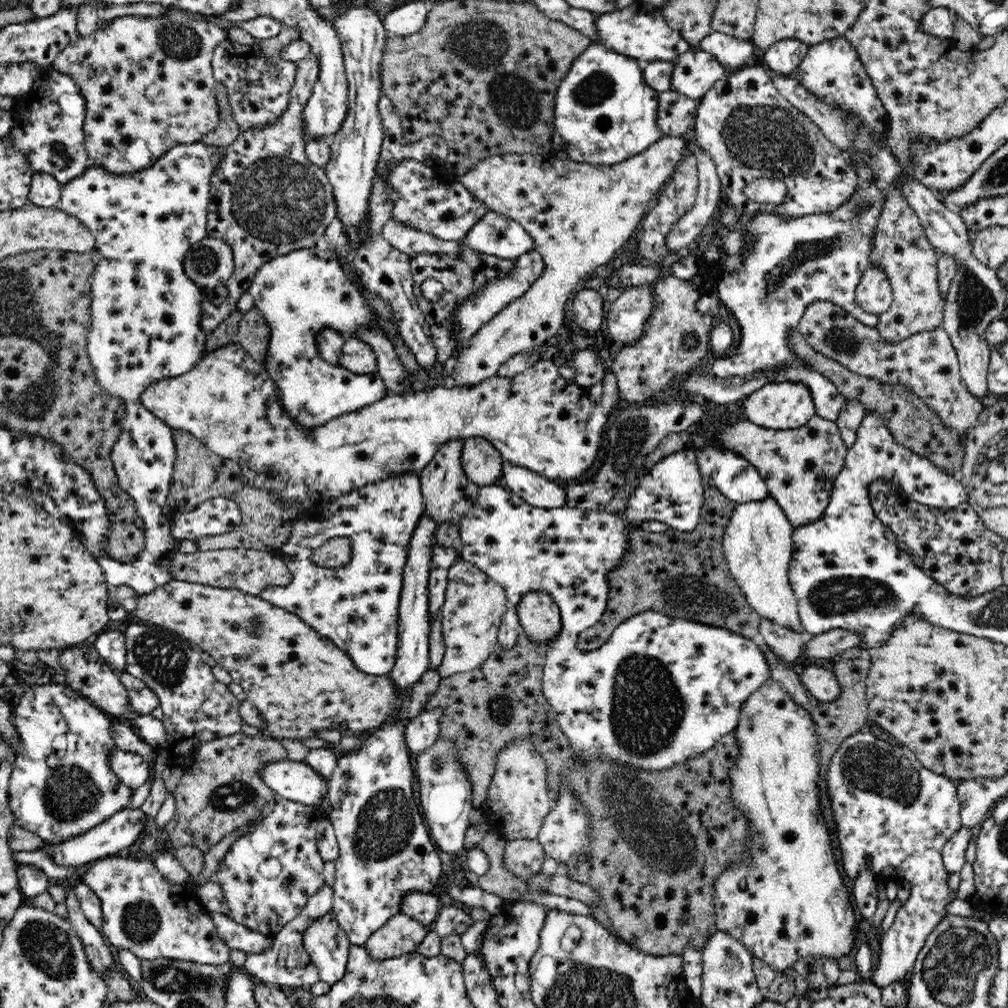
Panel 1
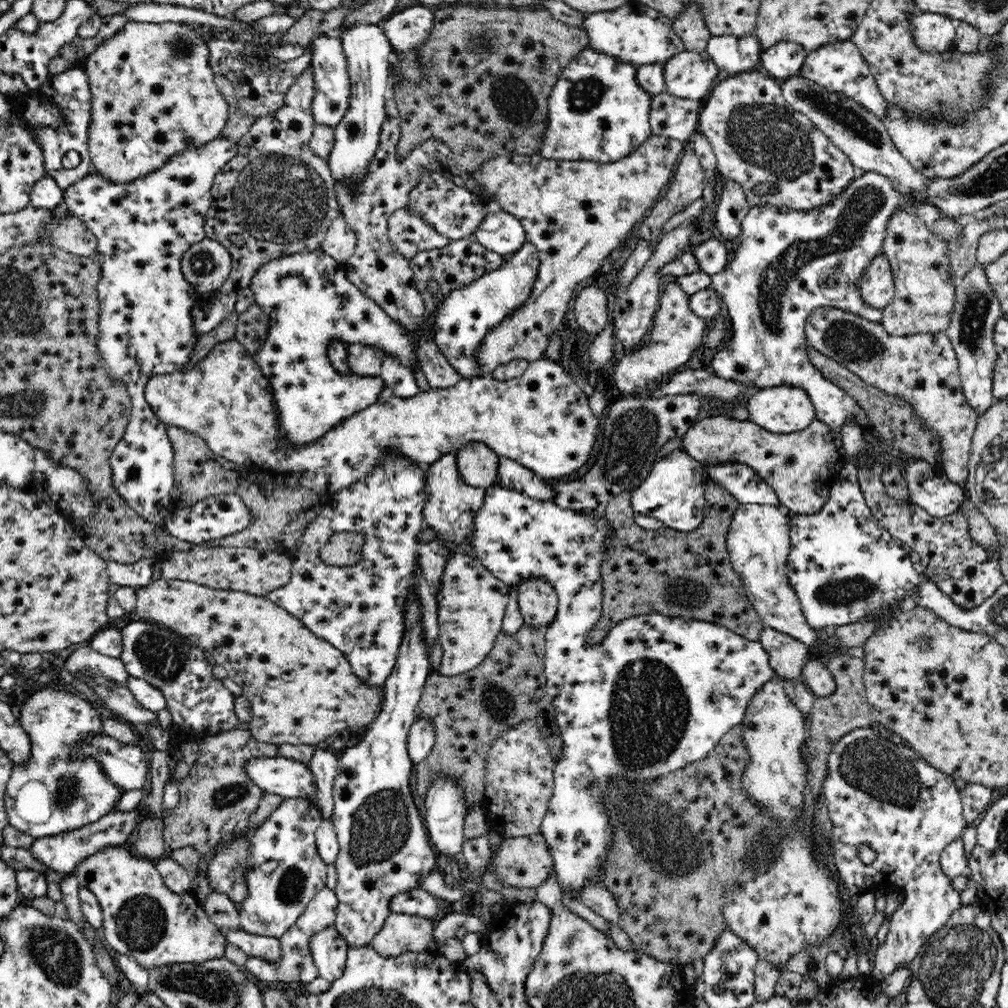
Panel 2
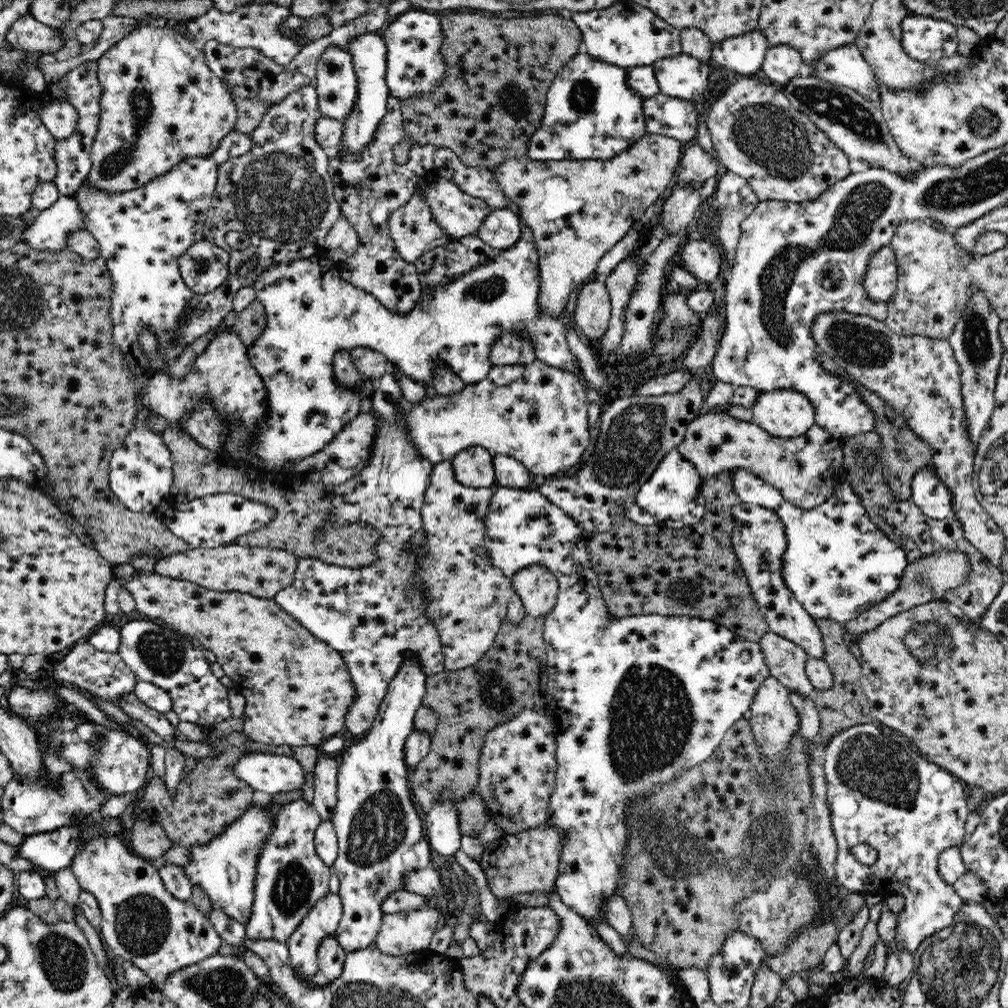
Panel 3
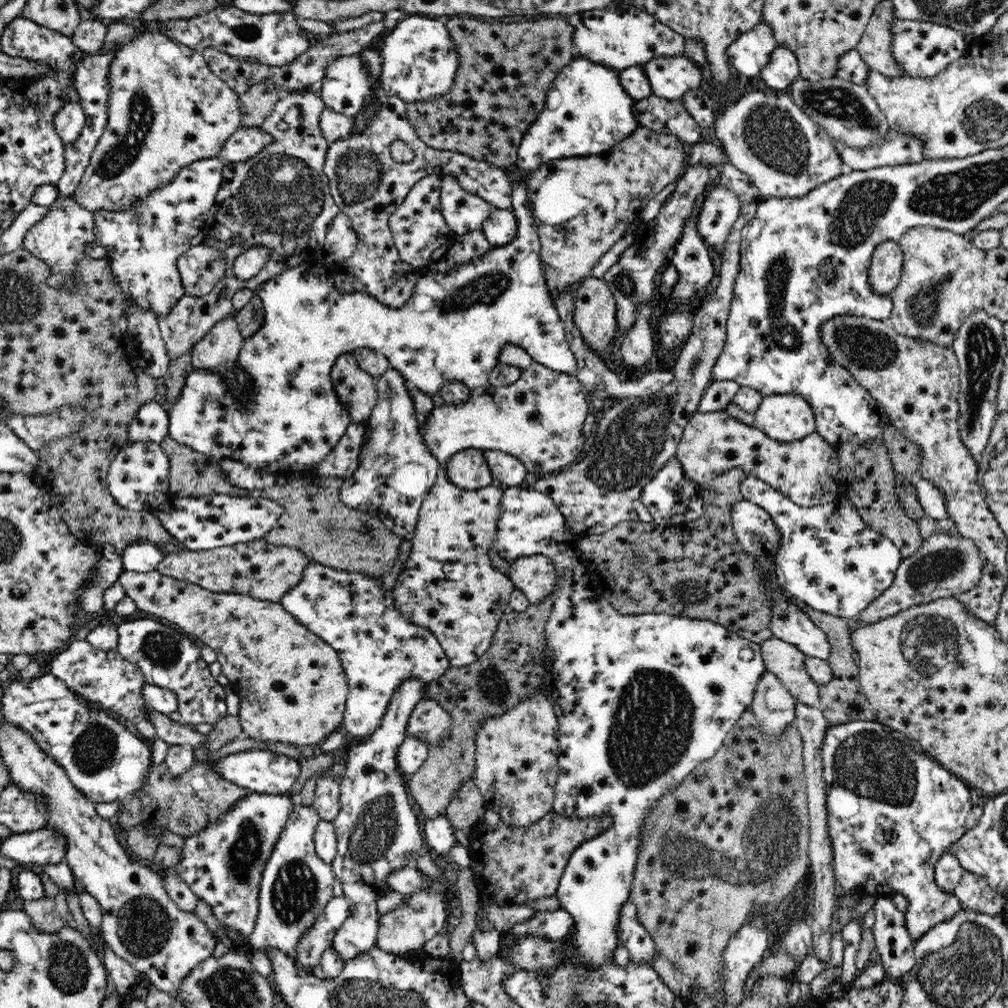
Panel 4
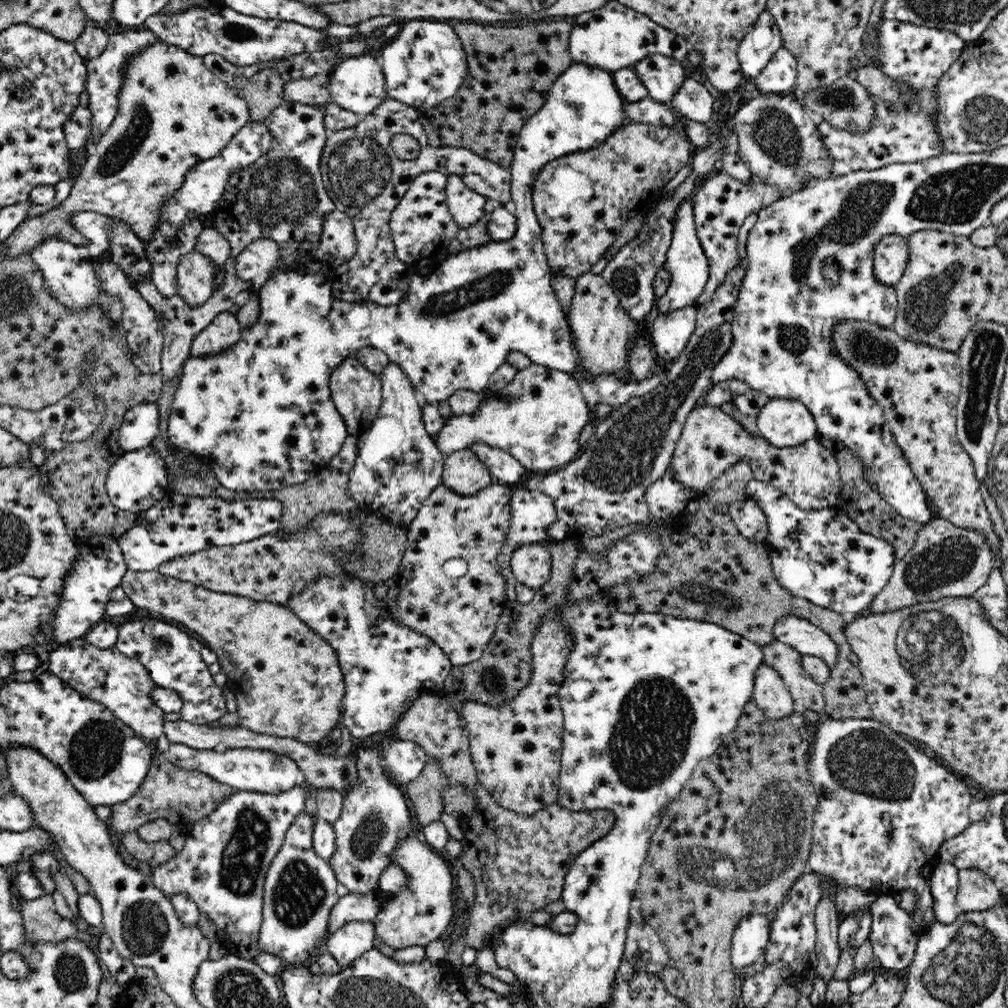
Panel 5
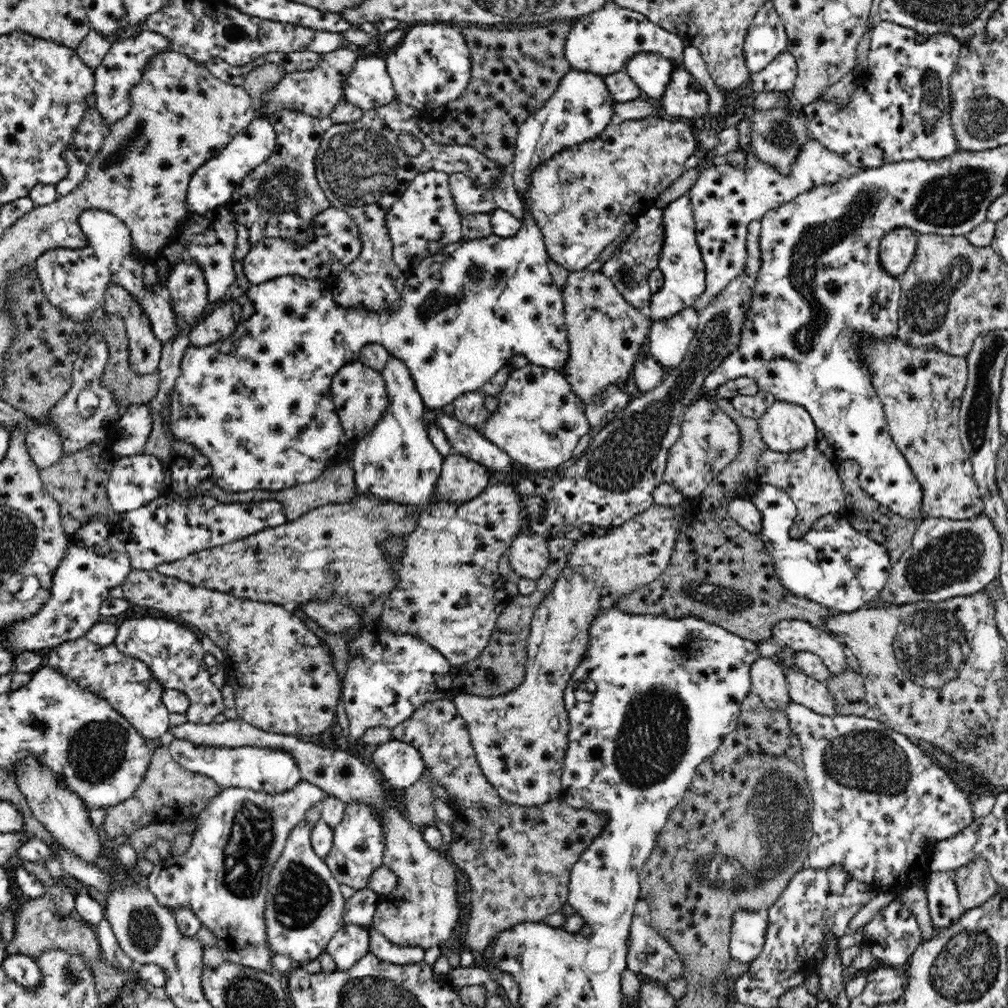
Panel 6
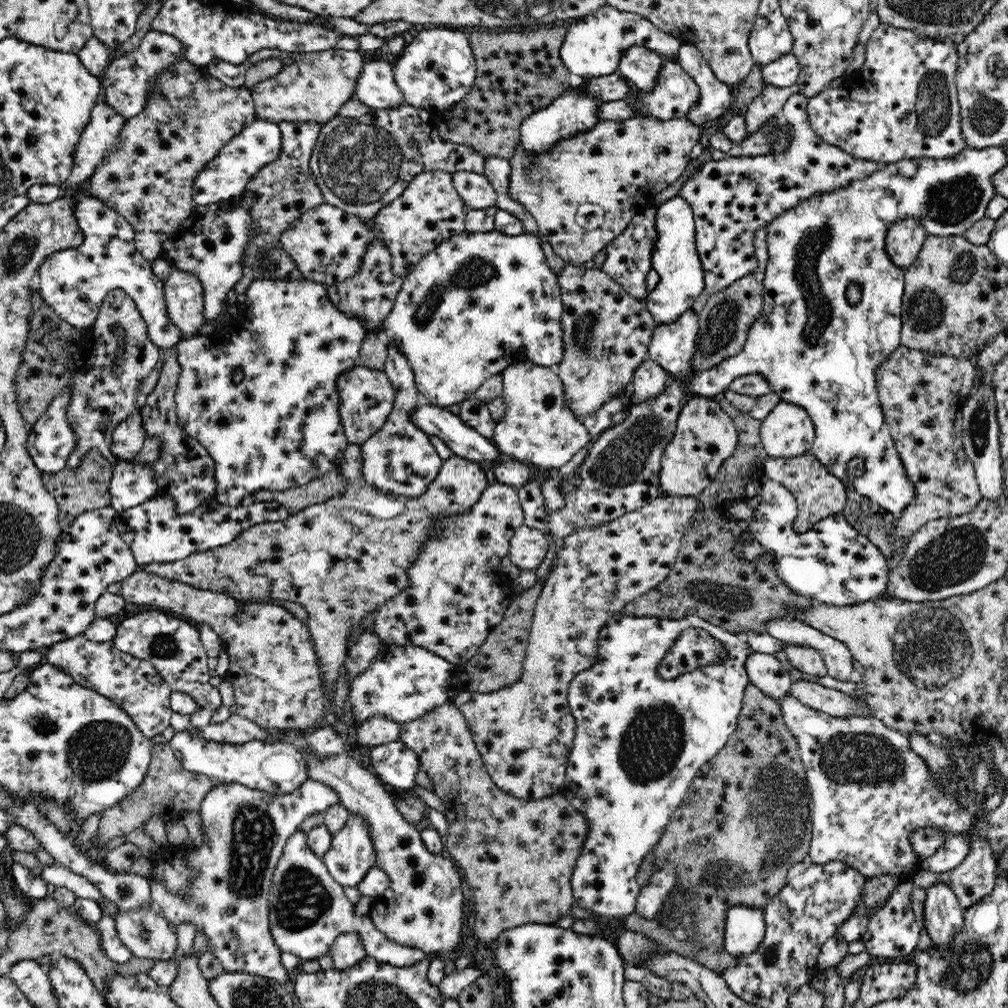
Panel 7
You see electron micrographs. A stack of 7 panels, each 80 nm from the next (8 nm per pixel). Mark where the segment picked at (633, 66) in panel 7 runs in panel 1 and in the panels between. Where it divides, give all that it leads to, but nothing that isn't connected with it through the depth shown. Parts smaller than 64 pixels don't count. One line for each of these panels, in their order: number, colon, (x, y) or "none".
1: (695, 72)
2: (689, 75)
3: (682, 76)
4: (670, 77)
5: (662, 76)
6: (651, 72)

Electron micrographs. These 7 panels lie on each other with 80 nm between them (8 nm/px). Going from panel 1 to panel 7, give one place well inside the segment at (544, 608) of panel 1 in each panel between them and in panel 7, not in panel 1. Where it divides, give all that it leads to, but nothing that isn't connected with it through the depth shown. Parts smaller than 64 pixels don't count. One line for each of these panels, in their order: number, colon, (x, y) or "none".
2: (538, 602)
3: (536, 585)
4: (534, 575)
5: (530, 564)
6: (529, 555)
7: (528, 546)

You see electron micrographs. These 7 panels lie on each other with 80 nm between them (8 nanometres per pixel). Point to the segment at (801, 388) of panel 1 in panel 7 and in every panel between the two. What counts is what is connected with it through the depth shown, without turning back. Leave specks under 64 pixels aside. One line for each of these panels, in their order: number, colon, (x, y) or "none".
2: (782, 409)
3: (783, 413)
4: (783, 417)
5: (782, 422)
6: (784, 427)
7: (788, 431)

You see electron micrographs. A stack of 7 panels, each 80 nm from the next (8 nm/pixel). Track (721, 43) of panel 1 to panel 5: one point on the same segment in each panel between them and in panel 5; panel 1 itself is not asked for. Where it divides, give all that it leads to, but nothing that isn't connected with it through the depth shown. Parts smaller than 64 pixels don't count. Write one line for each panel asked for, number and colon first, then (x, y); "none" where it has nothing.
2: (734, 54)
3: (745, 54)
4: (748, 55)
5: (763, 40)

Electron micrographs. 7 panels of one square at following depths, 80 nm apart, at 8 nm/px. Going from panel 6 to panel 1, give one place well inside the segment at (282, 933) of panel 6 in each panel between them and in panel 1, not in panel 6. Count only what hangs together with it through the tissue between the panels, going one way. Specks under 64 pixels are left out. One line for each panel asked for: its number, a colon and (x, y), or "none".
1: (288, 832)
2: (274, 902)
3: (290, 877)
4: (296, 884)
5: (299, 892)

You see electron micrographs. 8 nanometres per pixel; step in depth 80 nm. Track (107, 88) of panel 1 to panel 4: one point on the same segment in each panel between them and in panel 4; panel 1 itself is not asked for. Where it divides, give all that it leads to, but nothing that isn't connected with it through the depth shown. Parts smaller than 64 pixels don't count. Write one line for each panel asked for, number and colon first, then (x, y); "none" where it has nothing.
2: (153, 94)
3: (161, 104)
4: (167, 109)

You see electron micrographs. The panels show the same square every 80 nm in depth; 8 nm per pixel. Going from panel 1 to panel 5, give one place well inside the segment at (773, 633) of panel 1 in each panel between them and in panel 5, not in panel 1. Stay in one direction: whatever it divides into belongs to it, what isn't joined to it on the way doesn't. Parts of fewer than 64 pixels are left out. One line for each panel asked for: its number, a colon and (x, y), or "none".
2: (787, 656)
3: (786, 661)
4: (783, 659)
5: (807, 694)

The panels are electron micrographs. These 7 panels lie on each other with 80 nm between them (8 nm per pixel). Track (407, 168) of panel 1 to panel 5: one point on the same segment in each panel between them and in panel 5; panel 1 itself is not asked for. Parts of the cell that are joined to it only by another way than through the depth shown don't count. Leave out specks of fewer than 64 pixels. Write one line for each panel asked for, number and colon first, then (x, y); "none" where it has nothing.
2: (455, 212)
3: (459, 214)
4: (464, 212)
5: (466, 206)

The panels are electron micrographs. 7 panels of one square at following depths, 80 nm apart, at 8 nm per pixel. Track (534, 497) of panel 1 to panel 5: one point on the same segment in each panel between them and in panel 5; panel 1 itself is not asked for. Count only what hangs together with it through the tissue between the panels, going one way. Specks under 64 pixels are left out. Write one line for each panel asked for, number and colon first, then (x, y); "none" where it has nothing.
2: (512, 475)
3: (511, 473)
4: (507, 471)
5: (505, 469)

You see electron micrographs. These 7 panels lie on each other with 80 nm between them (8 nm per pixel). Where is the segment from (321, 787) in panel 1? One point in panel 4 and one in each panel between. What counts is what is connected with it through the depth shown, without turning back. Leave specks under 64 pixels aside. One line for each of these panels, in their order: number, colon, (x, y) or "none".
2: (289, 778)
3: (272, 773)
4: (259, 771)

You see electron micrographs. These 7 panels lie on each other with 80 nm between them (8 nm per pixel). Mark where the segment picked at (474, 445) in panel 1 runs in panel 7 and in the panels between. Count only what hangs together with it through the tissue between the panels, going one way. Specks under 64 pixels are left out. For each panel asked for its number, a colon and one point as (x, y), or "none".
2: (477, 464)
3: (473, 467)
4: (467, 469)
5: (462, 471)
6: (461, 480)
7: (342, 559)

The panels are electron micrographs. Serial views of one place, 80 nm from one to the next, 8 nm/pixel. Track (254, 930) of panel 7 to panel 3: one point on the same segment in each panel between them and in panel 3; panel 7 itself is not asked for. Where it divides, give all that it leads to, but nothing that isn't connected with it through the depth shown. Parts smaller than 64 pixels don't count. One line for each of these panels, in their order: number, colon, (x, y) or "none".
3: (224, 867)
4: (223, 863)
5: (222, 867)
6: (222, 878)

